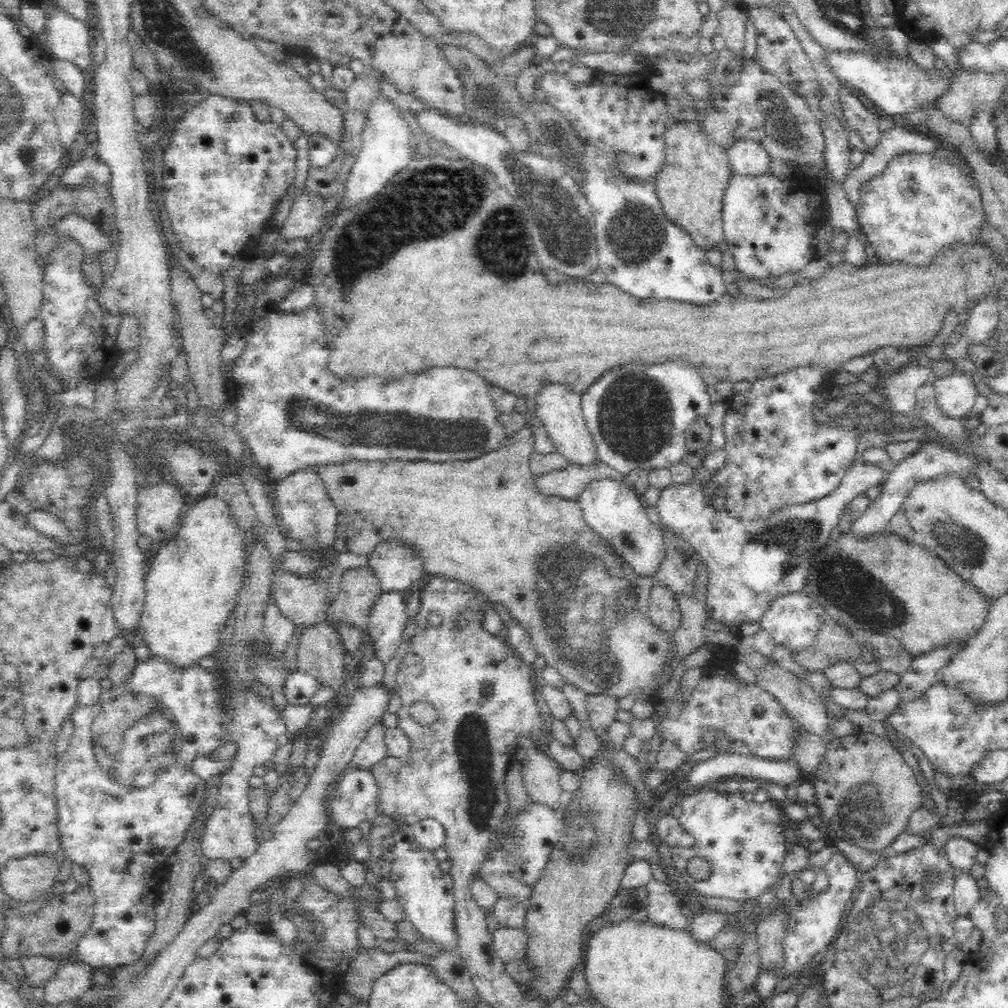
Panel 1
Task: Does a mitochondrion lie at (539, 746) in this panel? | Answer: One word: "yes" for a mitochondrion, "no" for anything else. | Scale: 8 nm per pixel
no

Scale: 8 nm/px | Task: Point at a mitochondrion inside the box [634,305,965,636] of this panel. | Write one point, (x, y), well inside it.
(851, 587)

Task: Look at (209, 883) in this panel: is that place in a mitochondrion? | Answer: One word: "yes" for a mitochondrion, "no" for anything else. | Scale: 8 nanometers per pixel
no

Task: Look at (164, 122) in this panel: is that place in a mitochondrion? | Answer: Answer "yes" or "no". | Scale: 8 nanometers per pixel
no

